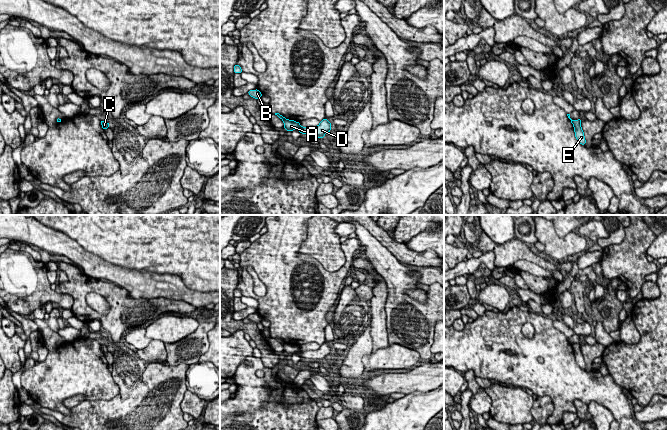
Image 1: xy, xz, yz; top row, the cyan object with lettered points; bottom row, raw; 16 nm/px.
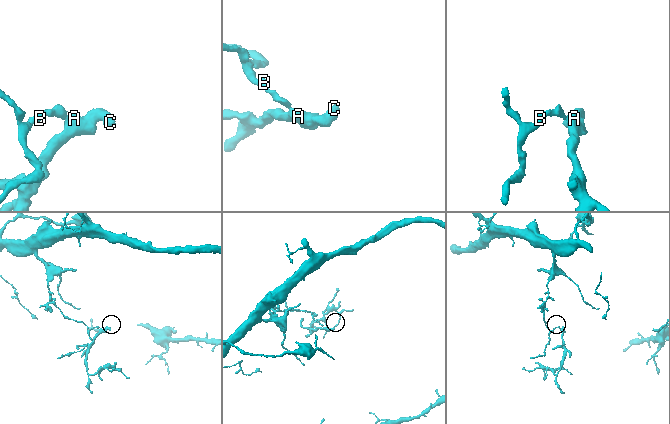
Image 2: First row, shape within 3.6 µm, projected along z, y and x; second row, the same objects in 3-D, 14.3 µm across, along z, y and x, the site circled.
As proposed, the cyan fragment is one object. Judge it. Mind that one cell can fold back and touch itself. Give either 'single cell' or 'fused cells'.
fused cells

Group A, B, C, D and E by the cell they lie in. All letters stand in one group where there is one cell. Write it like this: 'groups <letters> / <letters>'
groups A C D E / B

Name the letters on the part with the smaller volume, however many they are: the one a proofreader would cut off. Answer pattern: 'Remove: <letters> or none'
Remove: A, C, D, E

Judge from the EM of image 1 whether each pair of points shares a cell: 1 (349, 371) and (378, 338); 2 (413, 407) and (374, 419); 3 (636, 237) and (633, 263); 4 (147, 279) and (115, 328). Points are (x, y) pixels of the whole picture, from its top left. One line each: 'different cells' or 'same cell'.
1: different cells
2: same cell
3: same cell
4: different cells

